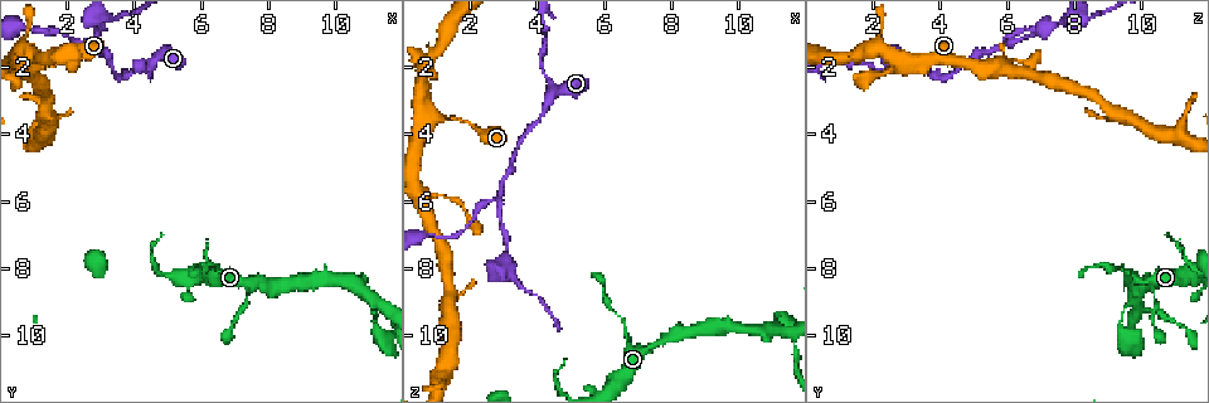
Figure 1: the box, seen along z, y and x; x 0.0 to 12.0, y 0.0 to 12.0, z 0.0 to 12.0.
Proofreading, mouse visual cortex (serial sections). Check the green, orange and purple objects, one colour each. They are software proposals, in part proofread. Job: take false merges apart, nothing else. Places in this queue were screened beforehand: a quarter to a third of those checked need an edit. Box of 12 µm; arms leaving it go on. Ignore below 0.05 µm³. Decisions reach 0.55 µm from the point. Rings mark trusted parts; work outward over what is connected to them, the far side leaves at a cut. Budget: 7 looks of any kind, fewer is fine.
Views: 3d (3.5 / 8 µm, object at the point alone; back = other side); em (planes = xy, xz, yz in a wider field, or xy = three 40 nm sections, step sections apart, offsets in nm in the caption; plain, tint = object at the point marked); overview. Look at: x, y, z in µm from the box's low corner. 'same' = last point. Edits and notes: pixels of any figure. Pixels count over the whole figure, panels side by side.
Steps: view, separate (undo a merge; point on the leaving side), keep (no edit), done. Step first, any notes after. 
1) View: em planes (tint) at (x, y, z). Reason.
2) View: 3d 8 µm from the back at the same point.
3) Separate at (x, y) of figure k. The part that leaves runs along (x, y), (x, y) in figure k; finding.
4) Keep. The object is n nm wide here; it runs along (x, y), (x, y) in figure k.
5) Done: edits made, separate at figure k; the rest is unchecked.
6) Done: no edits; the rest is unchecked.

View: 3d 3.5 µm from the back at (4.4, 2.0, 3.0). Three arms meet.

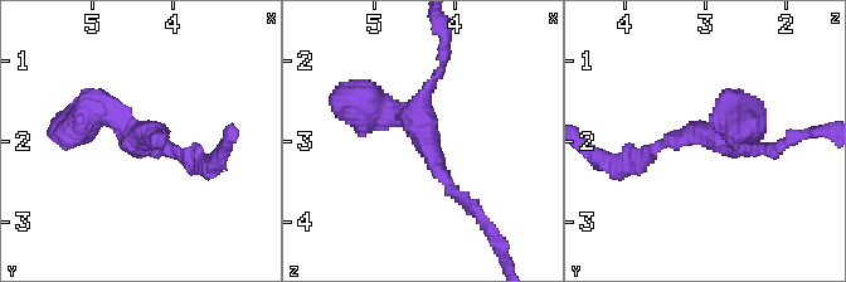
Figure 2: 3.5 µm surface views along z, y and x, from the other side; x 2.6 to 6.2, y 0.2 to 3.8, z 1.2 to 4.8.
View: em planes (tint) at (4.35, 1.95, 3.10). 3 arms meet here; the arms are 150, 200, 400 nm wide.

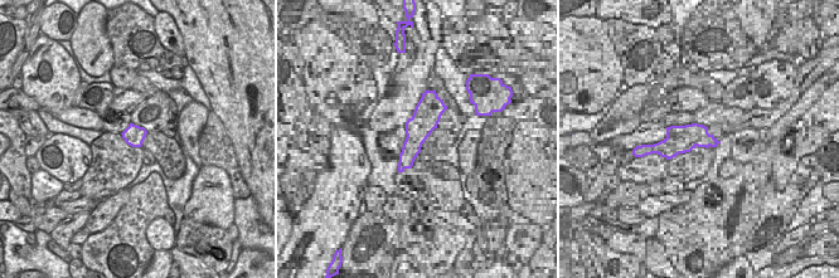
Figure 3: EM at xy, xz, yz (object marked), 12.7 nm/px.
View: em xy step 1 (tint) at the same point. Cut it another way.

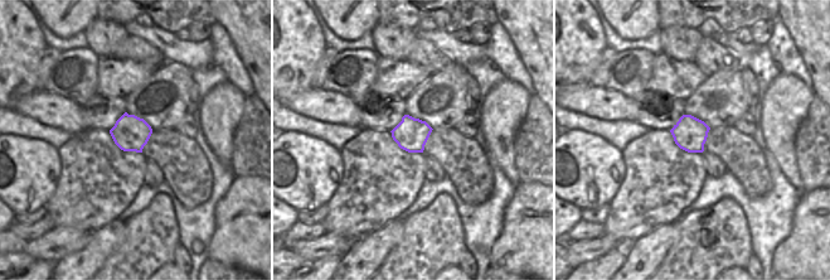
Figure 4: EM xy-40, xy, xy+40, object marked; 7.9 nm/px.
Keep. It runs along (373, 107), (419, 126), (473, 210) in figure 2; continuous, no second cell.

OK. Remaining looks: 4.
View: 3d 3.5 µm at (3.0, 1.2, 6.0). Side arm on a straight run.

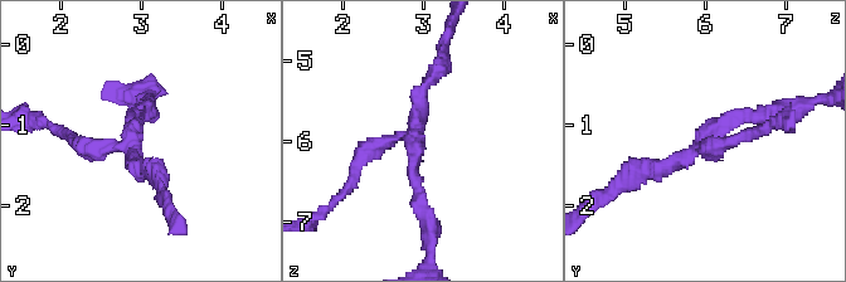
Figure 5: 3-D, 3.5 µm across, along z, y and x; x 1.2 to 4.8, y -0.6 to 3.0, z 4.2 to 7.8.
View: em xy step 3 (plain) at (2.90, 1.25, 5.90). 3 arms meet here; the arms are 200, 200, 200 nm wide; shape alone is not enough.

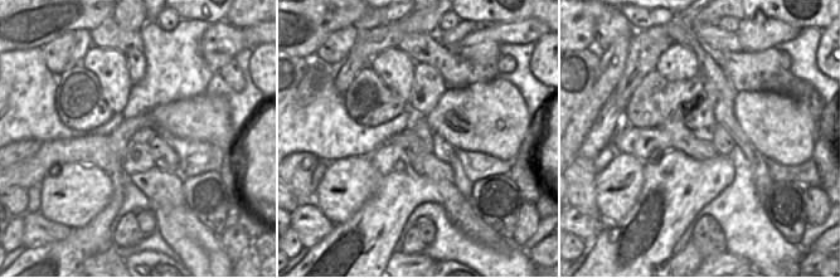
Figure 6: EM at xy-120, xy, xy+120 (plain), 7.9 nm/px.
View: em xy step 3 (tint) at the same point. Where the object lies.

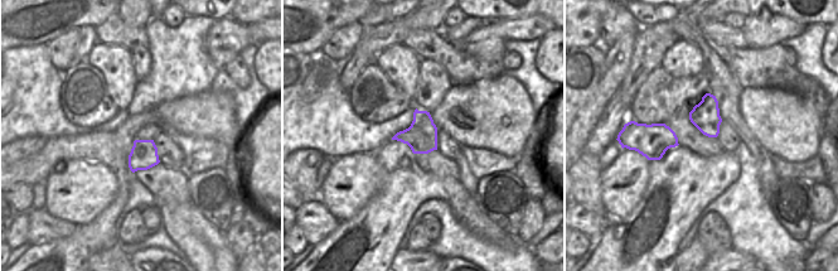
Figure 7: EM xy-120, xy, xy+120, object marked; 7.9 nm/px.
Separate at (77, 141) of figure 5. A border runs along (408, 127), (412, 135), (411, 146) in figure 7; two cells meet here.

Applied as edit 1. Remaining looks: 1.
Done: edits made, separate at figure 5; the rest is unchecked.

